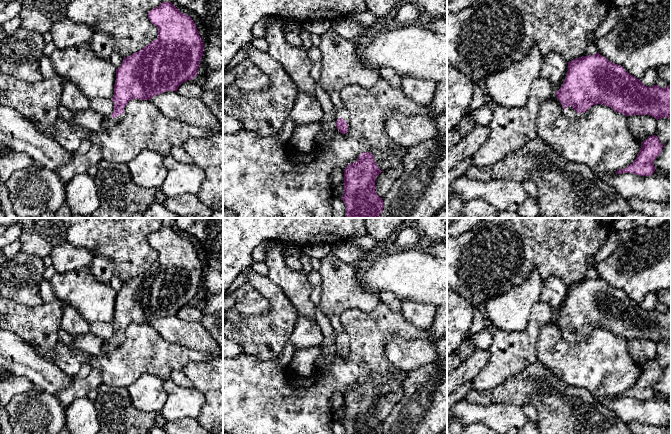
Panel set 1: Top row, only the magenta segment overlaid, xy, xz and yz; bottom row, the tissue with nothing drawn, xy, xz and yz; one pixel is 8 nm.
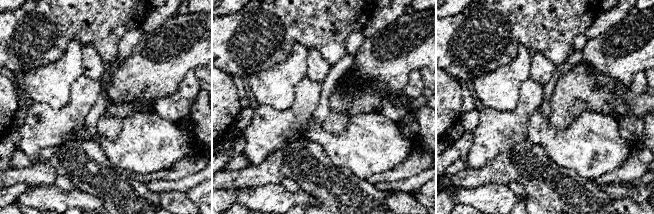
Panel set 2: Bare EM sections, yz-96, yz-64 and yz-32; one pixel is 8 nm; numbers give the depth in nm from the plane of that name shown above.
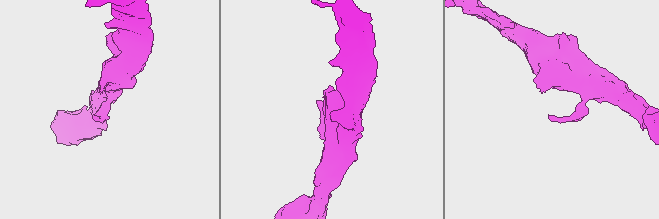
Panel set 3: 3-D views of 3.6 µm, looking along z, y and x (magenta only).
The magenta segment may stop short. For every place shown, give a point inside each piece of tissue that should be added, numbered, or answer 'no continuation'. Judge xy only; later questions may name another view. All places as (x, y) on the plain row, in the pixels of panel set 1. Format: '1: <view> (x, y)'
1: xy (107, 345)

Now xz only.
1: xz (342, 337)

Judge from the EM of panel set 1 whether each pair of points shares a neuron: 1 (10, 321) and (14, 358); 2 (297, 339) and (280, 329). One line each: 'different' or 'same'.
1: different
2: different

